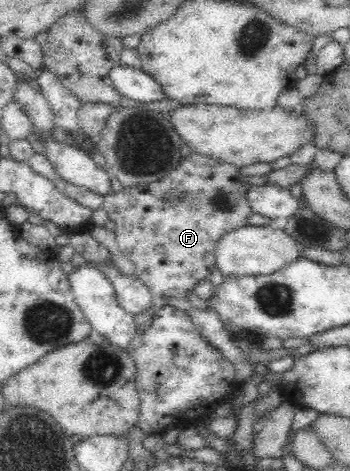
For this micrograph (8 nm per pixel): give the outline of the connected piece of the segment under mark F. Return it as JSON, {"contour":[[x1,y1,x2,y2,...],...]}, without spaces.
{"contour":[[191,152,179,167,173,172,161,177,161,180,135,186,135,188,121,188,121,193,105,195,103,209,115,223,114,234,120,251,126,259,135,265,135,273,139,280,150,290,152,305,148,311,135,315,137,328,145,328,152,321,152,315,167,304,169,298,186,297,193,293,193,288,199,280,205,280,213,268,216,268,215,248,217,241,230,230,247,225,247,217,251,216,246,193,250,188,247,184,240,184,243,176,239,174,239,167,227,162,220,162,215,158,200,156]]}

